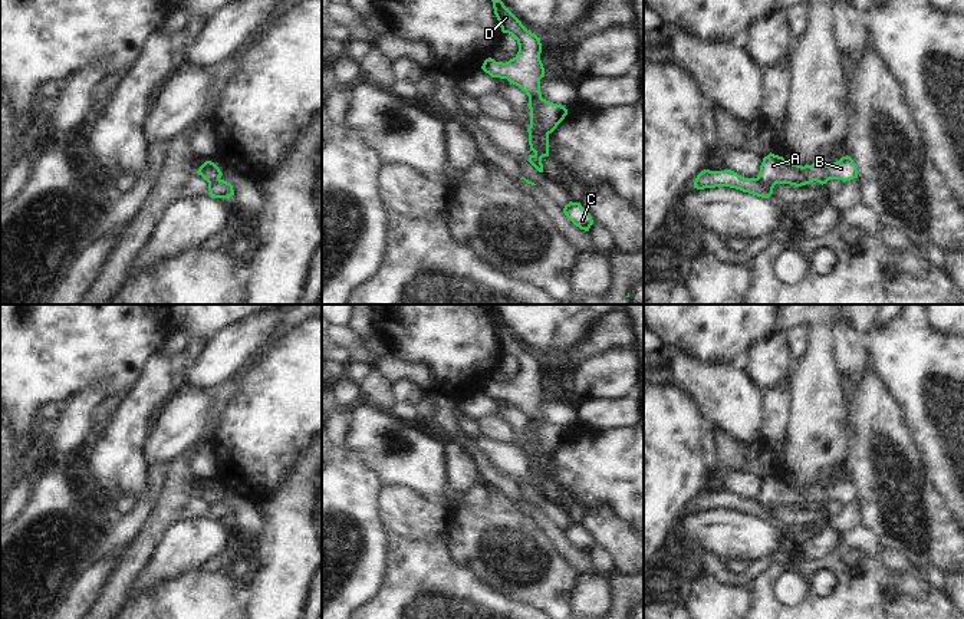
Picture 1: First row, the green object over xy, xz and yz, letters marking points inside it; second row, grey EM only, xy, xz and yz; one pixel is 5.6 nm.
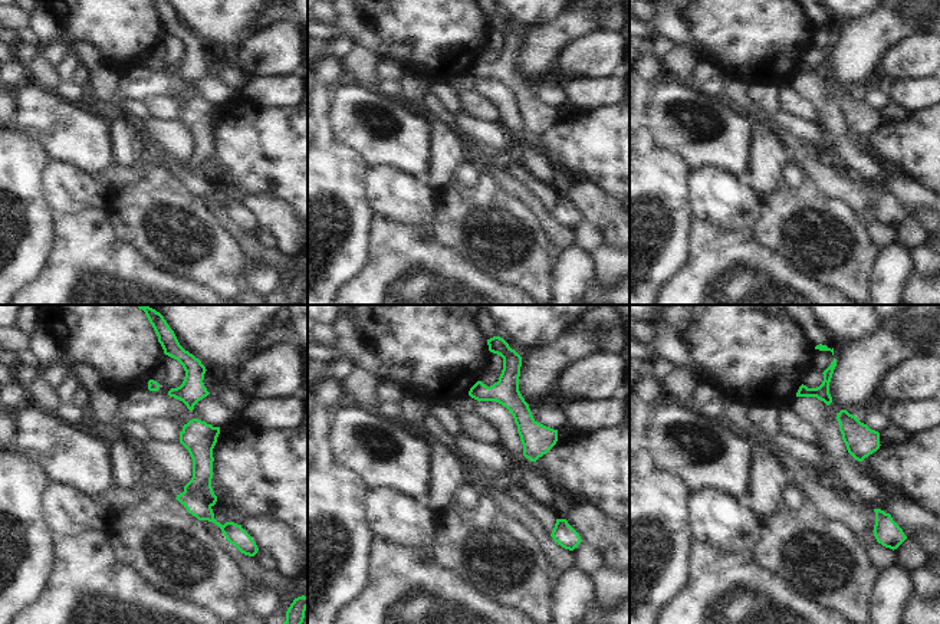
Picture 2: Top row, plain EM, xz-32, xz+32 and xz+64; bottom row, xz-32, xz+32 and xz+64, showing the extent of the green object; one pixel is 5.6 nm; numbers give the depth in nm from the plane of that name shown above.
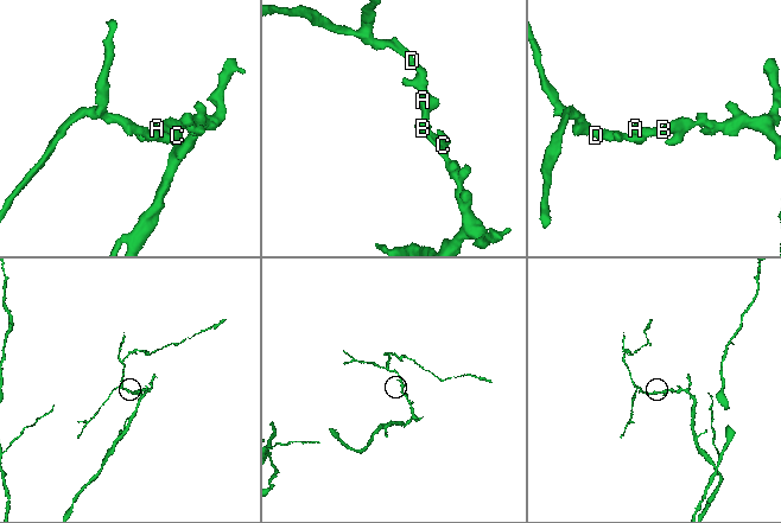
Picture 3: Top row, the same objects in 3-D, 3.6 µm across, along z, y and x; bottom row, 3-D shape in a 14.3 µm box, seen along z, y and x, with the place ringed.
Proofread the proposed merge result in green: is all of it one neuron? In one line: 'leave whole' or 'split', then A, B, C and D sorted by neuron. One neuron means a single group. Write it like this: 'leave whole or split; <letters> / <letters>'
split; A B C / D

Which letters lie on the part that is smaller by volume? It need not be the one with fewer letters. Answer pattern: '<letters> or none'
D

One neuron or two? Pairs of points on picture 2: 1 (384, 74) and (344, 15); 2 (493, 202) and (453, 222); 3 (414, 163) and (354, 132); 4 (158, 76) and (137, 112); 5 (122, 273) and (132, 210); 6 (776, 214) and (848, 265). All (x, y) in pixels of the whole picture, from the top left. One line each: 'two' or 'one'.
1: two
2: one
3: one
4: two
5: two
6: one

